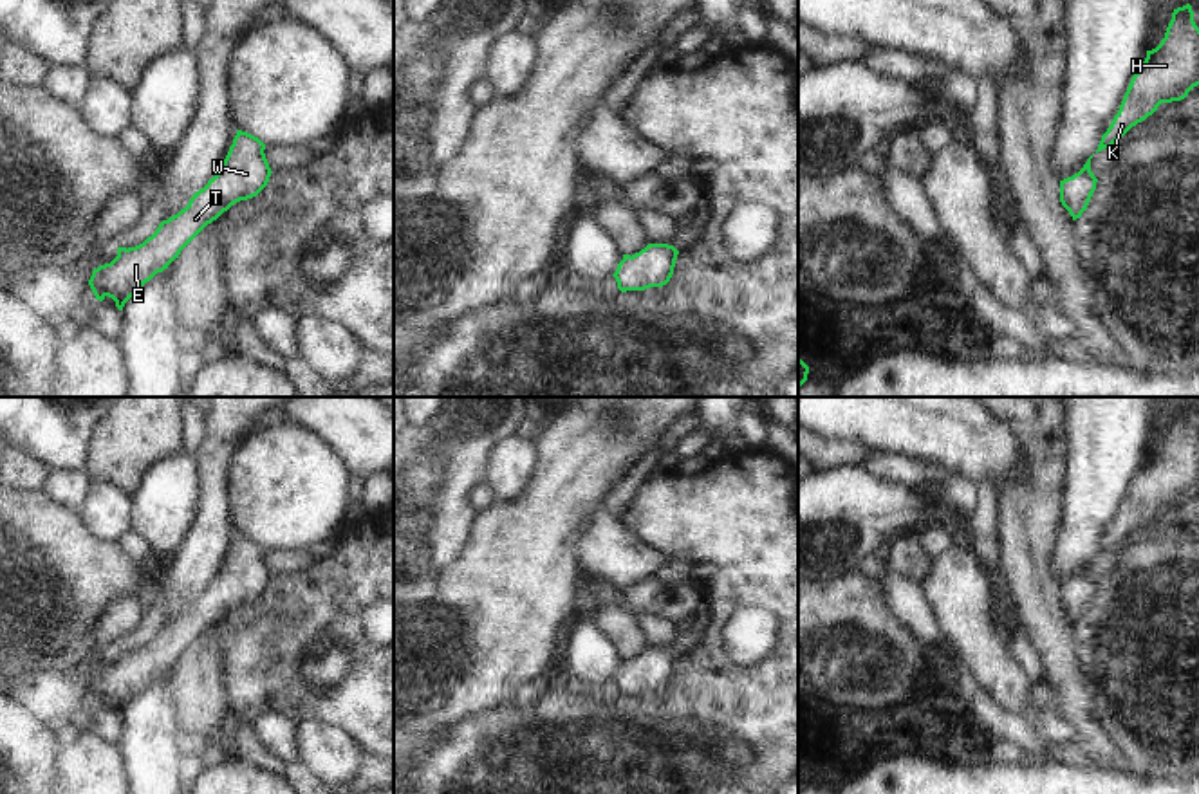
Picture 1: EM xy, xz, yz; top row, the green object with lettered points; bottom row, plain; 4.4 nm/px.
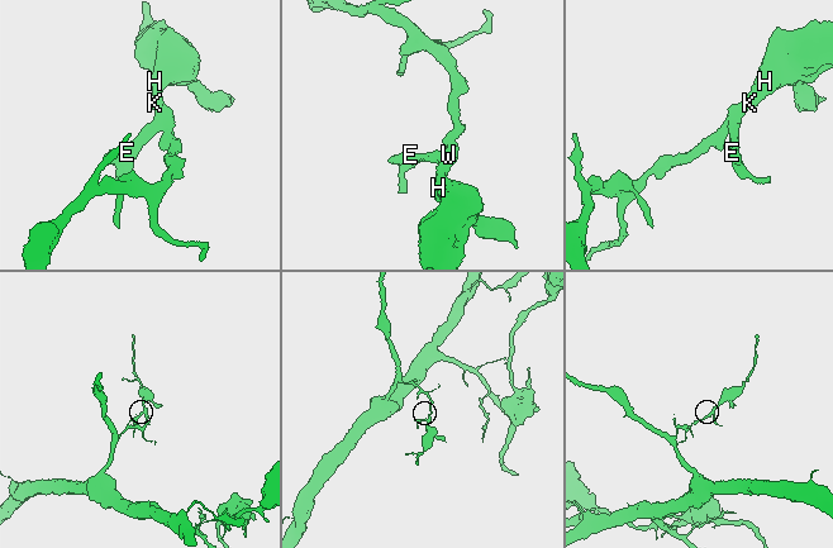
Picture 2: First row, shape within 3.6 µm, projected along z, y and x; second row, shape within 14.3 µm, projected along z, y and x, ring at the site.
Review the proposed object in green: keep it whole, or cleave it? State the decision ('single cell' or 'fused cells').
single cell

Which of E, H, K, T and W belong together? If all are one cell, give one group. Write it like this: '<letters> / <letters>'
E H K T W

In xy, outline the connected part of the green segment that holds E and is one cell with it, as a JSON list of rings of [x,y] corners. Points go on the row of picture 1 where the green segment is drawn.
[[[237,130],[220,171],[193,193],[188,206],[163,220],[155,233],[135,247],[117,247],[117,256],[92,271],[88,285],[96,300],[107,296],[123,310],[146,282],[179,258],[181,251],[213,220],[240,200],[256,197],[269,182],[265,144]]]

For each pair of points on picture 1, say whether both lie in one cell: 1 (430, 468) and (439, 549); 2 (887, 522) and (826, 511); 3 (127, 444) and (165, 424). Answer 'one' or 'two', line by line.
1: one
2: one
3: one

